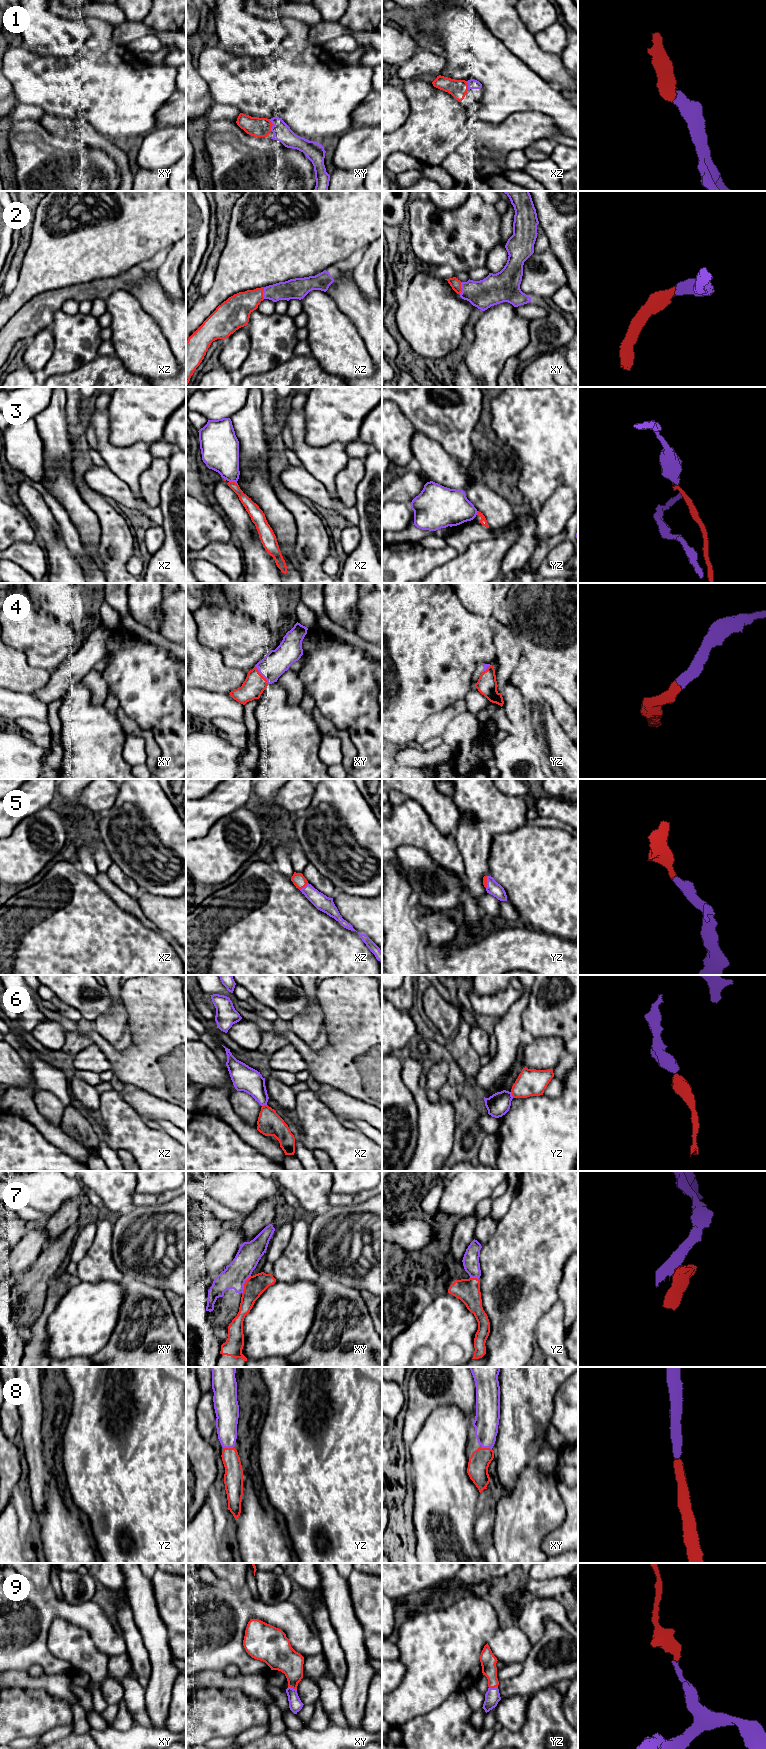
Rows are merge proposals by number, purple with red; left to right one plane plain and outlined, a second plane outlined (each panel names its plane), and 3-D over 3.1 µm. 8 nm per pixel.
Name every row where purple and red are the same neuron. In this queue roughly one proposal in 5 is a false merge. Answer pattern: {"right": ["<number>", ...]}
{"right": ["1", "2", "4", "5", "7", "8", "9"]}

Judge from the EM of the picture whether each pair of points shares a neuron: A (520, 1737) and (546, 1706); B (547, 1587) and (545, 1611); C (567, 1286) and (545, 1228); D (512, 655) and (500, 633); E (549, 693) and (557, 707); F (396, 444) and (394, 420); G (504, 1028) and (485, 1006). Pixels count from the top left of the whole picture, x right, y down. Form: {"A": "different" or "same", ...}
{"A": "same", "B": "different", "C": "different", "D": "same", "E": "same", "F": "same", "G": "different"}

